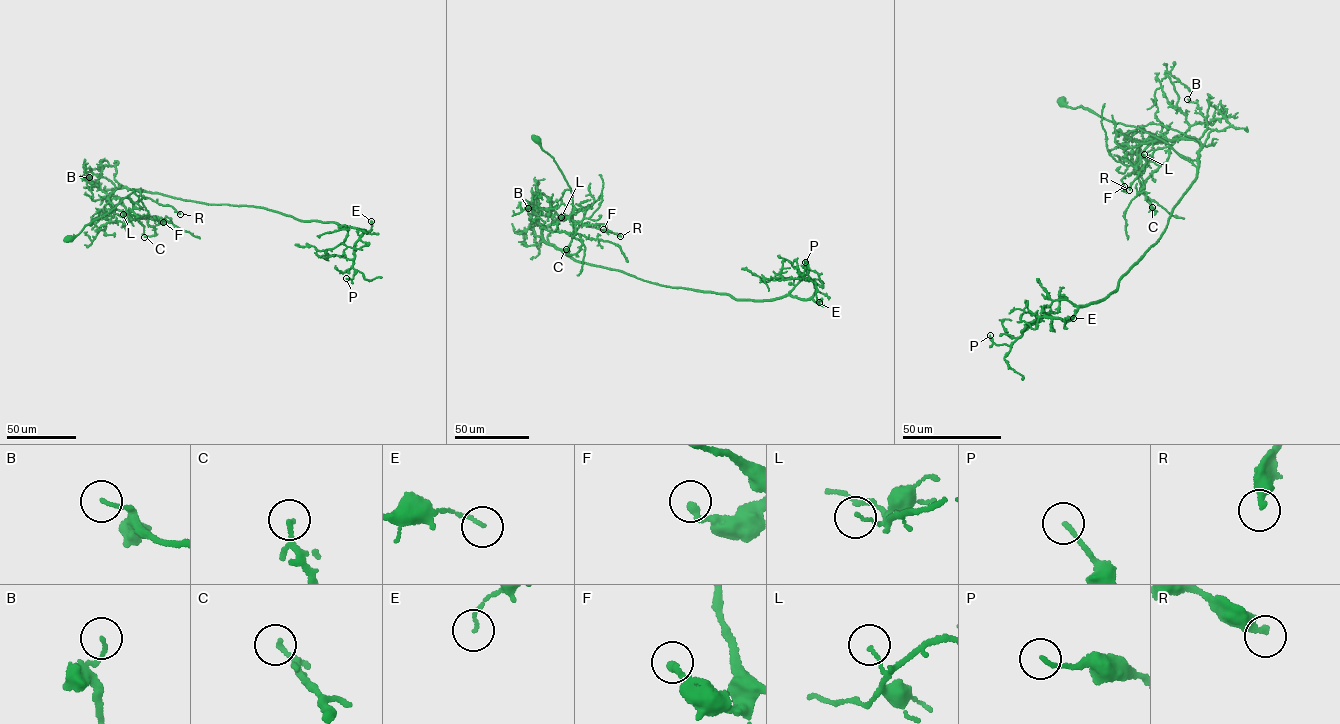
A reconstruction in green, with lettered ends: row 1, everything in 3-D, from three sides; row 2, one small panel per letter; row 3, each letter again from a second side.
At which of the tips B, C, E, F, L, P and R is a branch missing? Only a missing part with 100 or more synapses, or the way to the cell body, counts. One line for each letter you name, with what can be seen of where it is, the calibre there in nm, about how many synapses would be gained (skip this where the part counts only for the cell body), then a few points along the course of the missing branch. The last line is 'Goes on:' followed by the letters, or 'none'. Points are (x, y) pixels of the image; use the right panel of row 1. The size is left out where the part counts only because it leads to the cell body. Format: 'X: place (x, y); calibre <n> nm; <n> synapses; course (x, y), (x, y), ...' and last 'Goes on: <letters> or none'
Goes on: none

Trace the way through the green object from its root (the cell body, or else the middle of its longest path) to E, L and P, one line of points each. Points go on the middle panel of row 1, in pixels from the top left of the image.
E: (536, 140), (571, 189), (568, 251), (574, 259), (741, 300), (787, 295), (819, 302)
L: (536, 140), (571, 189), (573, 228), (570, 246), (562, 249), (542, 235), (543, 228), (567, 216), (561, 217)
P: (536, 140), (571, 189), (568, 251), (579, 262), (761, 301), (812, 295), (805, 262)

